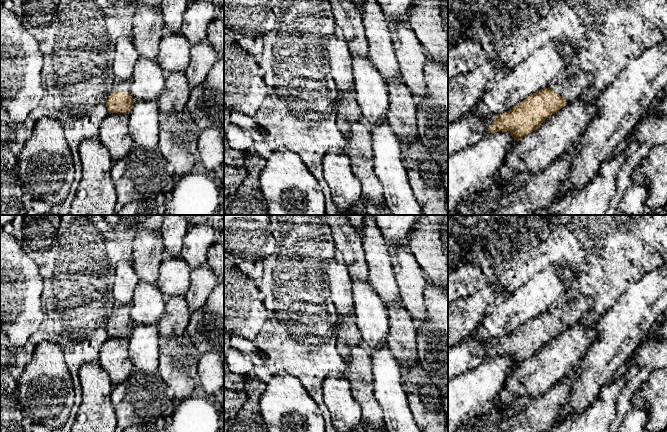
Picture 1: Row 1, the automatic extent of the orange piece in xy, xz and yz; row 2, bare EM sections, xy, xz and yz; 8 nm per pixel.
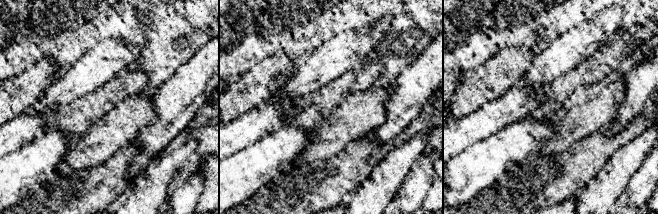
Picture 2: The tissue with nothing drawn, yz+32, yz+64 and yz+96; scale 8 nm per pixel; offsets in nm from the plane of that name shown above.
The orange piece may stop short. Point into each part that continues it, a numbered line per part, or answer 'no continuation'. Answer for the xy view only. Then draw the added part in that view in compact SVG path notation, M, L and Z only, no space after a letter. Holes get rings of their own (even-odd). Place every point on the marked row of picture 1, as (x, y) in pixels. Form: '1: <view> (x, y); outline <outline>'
1: xy (120, 86); outline M131 78L124 81L116 81L111 89L111 93L113 92L126 92L131 94ZM110 93L110 94L111 94Z

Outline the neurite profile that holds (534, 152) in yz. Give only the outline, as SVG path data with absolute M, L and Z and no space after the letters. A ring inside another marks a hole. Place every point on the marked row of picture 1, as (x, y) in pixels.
M582 94L543 121L535 131L521 138L507 154L504 163L491 181L501 182L520 173L536 174L558 159L579 139L590 121L597 116L597 97Z

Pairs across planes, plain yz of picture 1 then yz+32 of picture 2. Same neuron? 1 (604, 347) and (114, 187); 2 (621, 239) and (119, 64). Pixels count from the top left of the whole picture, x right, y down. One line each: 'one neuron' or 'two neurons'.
1: two neurons
2: two neurons

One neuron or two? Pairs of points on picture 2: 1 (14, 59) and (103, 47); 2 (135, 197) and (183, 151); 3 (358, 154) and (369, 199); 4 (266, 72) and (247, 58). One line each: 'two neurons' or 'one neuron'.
1: two neurons
2: one neuron
3: two neurons
4: two neurons

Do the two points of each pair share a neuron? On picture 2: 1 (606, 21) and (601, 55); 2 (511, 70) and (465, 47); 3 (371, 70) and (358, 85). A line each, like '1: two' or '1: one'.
1: two
2: two
3: one

